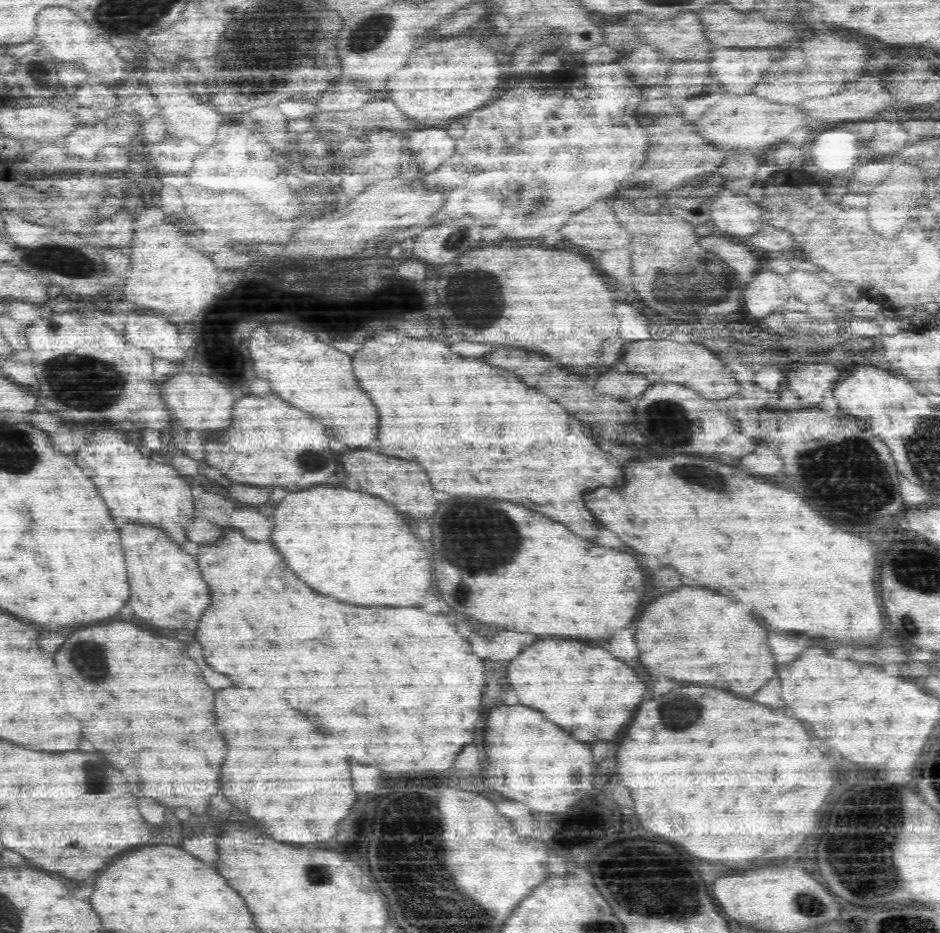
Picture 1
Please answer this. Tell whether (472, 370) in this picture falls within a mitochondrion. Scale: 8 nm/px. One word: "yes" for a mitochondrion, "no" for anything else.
no

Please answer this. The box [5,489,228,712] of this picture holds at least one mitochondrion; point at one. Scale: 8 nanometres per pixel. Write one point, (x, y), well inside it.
(87, 657)

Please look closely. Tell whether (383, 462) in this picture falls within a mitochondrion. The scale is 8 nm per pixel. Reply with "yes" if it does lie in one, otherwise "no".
no

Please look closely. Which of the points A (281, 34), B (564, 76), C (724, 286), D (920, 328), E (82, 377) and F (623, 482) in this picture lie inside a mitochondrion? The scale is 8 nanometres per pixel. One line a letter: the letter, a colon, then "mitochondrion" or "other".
A: mitochondrion
B: other
C: mitochondrion
D: other
E: mitochondrion
F: other

